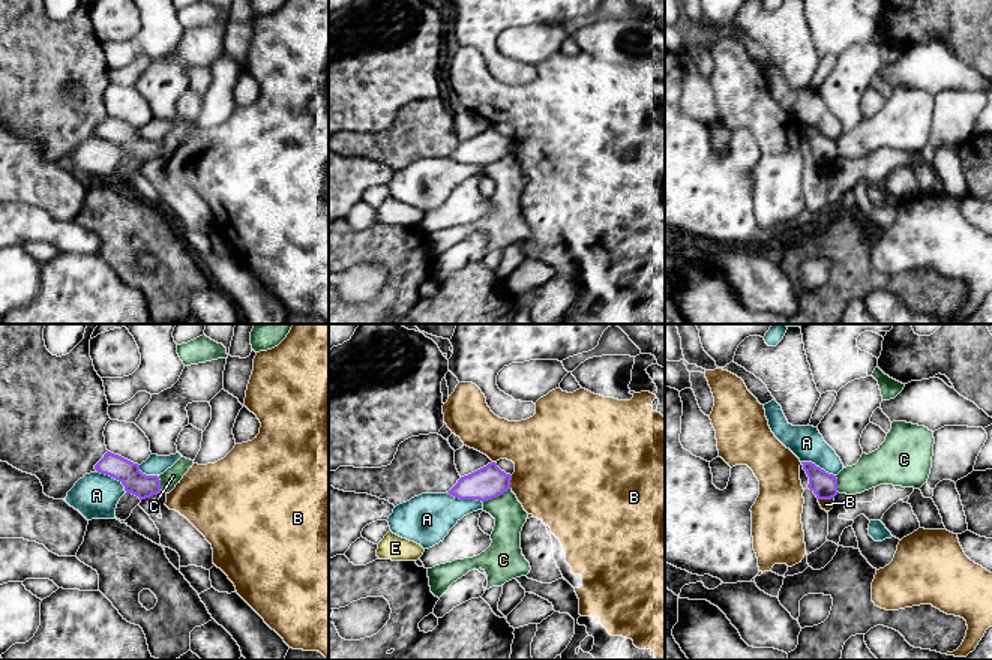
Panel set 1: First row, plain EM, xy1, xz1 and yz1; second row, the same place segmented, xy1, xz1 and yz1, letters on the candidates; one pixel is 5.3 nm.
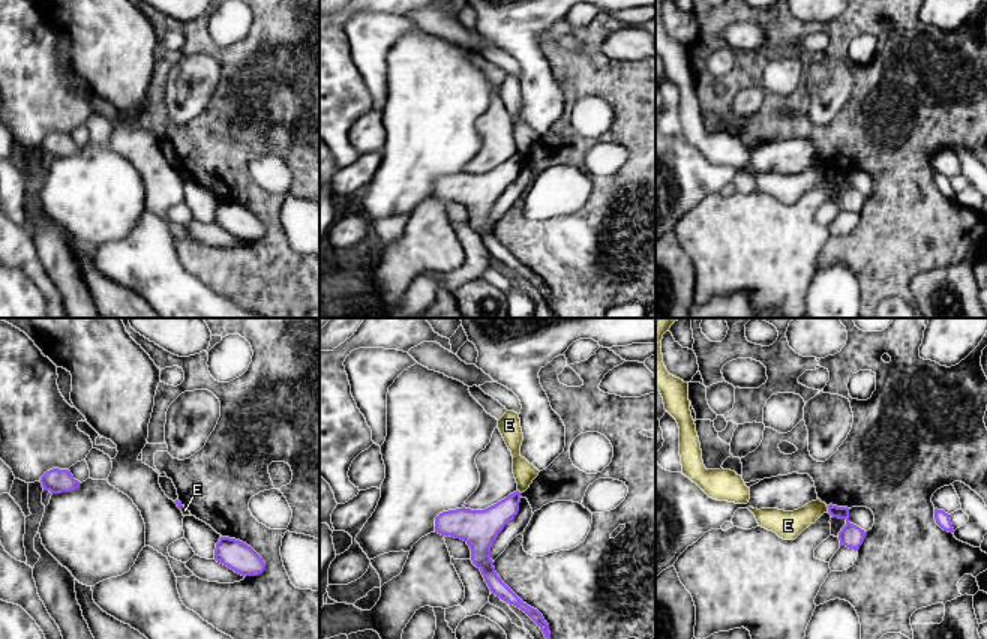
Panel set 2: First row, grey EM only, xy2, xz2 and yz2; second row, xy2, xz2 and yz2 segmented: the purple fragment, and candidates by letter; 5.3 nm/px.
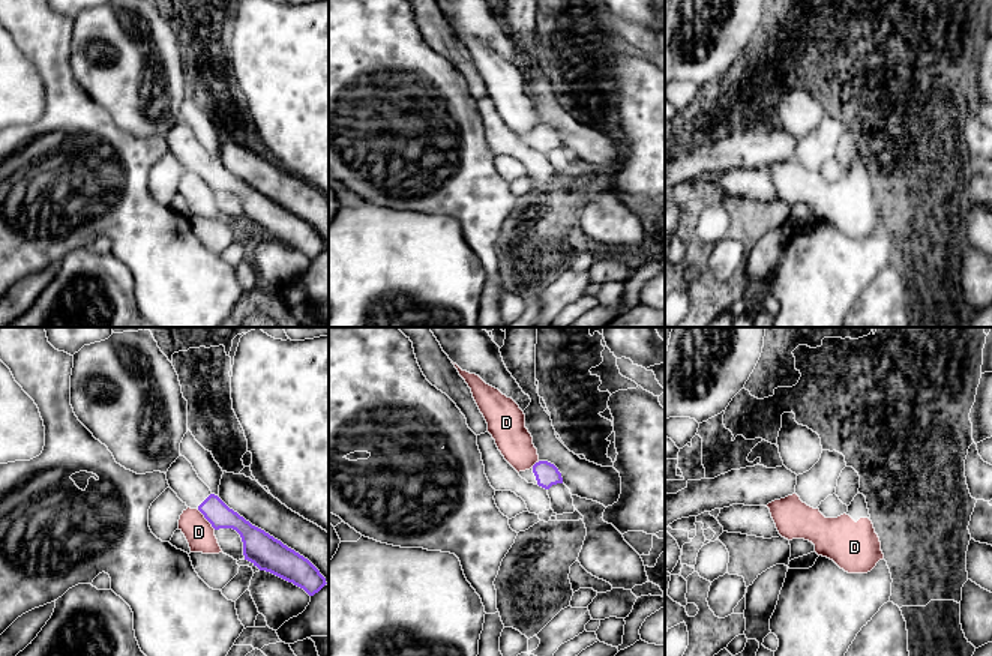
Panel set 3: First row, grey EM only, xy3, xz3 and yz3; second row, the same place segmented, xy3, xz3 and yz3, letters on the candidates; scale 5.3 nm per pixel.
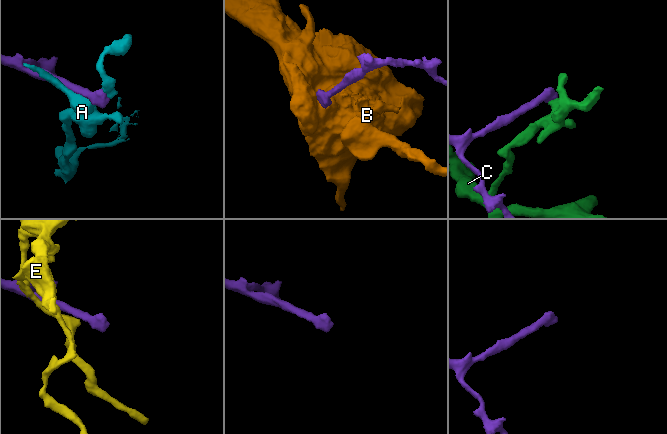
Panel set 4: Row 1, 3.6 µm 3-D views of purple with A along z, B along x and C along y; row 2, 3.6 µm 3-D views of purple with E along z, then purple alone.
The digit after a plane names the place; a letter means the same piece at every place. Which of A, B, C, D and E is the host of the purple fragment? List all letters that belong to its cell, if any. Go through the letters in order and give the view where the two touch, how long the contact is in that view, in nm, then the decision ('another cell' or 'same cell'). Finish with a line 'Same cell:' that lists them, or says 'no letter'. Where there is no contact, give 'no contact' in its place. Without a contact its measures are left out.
A: meets purple in xy1; contact 200 nm long; another cell
B: meets purple in yz1; contact 90 nm long; another cell
C: meets purple in xz1; contact 170 nm long; another cell
D: meets purple in xy3; contact 150 nm long; another cell
E: meets purple in yz2; contact 40 nm long; another cell
Same cell: no letter

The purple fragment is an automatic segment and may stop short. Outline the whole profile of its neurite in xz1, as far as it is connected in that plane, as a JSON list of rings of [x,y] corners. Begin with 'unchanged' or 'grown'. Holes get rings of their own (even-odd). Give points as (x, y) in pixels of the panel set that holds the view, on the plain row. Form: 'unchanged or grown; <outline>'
unchanged; [[[495,126],[464,140],[447,156],[459,164],[488,165],[497,162],[510,153],[512,140],[501,135]]]

